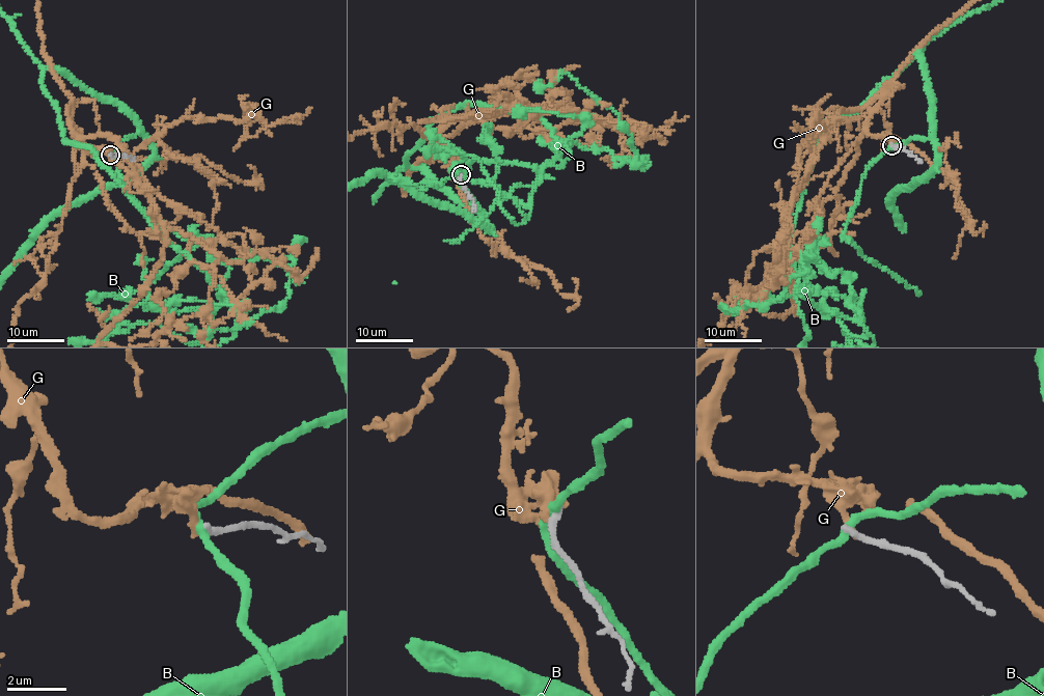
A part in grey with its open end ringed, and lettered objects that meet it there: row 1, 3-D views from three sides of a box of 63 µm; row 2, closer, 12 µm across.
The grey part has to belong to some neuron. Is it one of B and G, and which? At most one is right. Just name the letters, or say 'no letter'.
no letter

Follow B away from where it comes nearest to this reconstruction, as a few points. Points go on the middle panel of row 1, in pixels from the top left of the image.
B: (460, 175), (484, 215), (405, 156), (471, 104), (635, 160), (612, 110), (538, 80)

